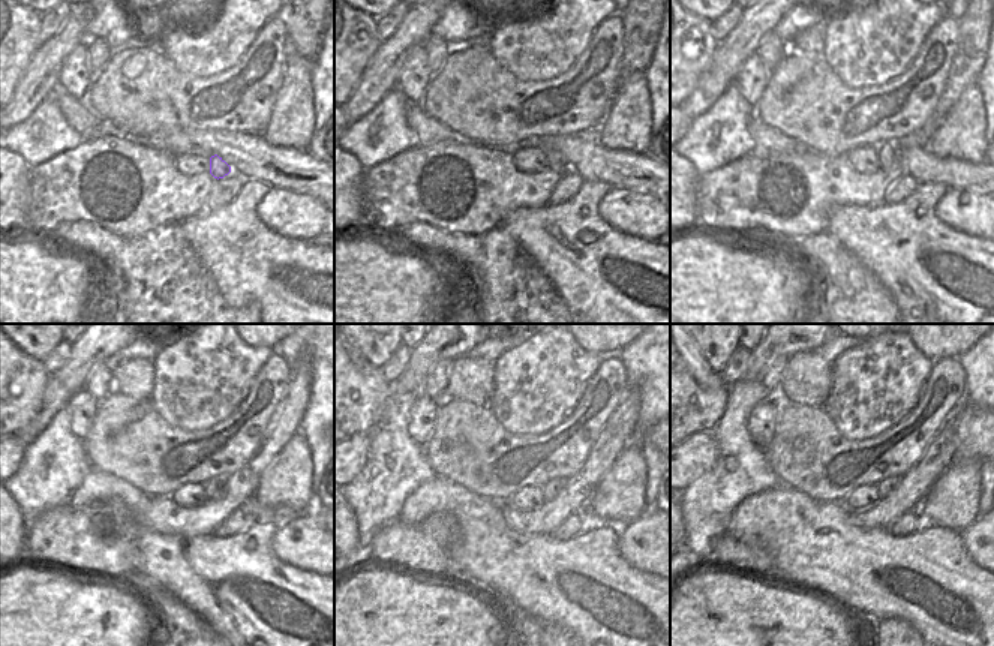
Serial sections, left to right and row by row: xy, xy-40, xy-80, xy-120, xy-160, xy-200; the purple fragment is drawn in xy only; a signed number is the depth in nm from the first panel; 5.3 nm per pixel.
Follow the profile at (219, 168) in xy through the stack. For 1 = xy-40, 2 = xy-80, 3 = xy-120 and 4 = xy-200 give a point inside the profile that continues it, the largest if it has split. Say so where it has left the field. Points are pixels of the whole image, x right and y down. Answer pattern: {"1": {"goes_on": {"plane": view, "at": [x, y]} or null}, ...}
{"1": {"goes_on": {"plane": "xy-40", "at": [553, 162]}}, "2": {"goes_on": {"plane": "xy-80", "at": [888, 153]}}, "3": {"goes_on": {"plane": "xy-120", "at": [215, 489]}}, "4": {"goes_on": {"plane": "xy-200", "at": [885, 487]}}}

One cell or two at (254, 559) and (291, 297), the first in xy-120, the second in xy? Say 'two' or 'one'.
one

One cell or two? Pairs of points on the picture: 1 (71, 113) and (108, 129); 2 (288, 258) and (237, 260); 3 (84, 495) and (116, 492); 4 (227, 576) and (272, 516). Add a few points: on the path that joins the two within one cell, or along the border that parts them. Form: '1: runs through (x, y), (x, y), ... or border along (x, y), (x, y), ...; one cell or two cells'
1: runs through (80, 117), (89, 125), (99, 128); one cell
2: runs through (276, 258), (249, 260); one cell
3: runs through (92, 492), (108, 492); one cell
4: border along (255, 522), (273, 522), (278, 525); two cells

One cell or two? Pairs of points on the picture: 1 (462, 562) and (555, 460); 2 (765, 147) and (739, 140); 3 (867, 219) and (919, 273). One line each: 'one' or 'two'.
1: two
2: two
3: one

